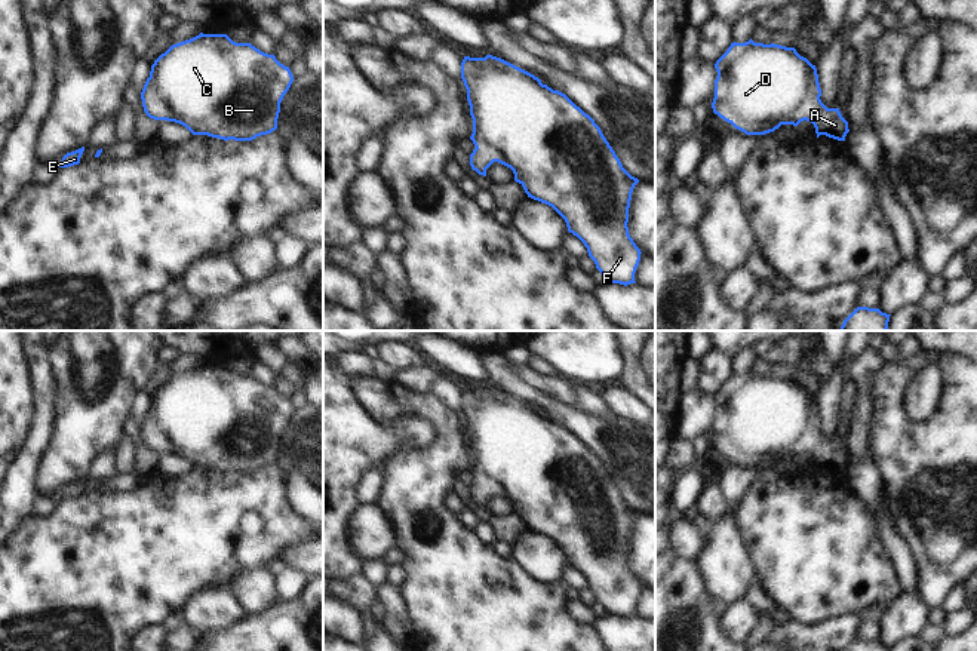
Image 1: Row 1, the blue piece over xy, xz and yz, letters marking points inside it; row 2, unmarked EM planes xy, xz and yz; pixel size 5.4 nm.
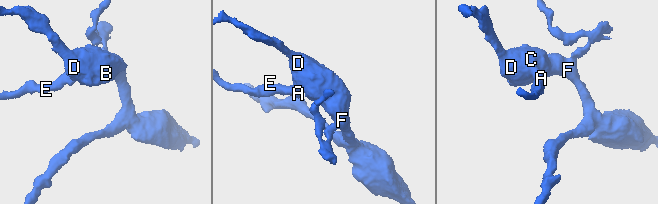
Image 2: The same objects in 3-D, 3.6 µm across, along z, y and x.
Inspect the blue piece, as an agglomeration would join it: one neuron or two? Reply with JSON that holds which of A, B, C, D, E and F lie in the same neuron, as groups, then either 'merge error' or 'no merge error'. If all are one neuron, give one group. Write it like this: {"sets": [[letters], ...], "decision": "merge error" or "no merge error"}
{"sets": [["A", "B", "C", "D", "E", "F"]], "decision": "no merge error"}

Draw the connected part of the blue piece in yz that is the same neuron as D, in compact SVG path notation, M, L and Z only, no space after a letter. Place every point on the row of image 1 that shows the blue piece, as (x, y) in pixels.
M752 39L746 43L734 42L716 61L715 68L718 77L715 80L715 98L712 102L713 113L746 135L765 135L774 132L781 125L798 126L801 122L807 120L814 125L817 138L826 135L838 141L845 141L850 132L848 122L842 117L839 108L827 108L821 102L817 68L807 58L801 56L795 47L774 43L755 43Z

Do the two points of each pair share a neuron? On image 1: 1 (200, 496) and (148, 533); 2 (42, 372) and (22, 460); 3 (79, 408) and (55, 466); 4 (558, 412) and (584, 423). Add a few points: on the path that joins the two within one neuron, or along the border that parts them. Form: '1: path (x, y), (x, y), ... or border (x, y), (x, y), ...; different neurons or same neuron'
1: path (187, 509), (162, 533); same neuron
2: path (43, 395), (43, 418), (39, 438); same neuron
3: path (79, 423), (79, 436), (70, 451); same neuron
4: path (564, 415), (578, 423); same neuron

